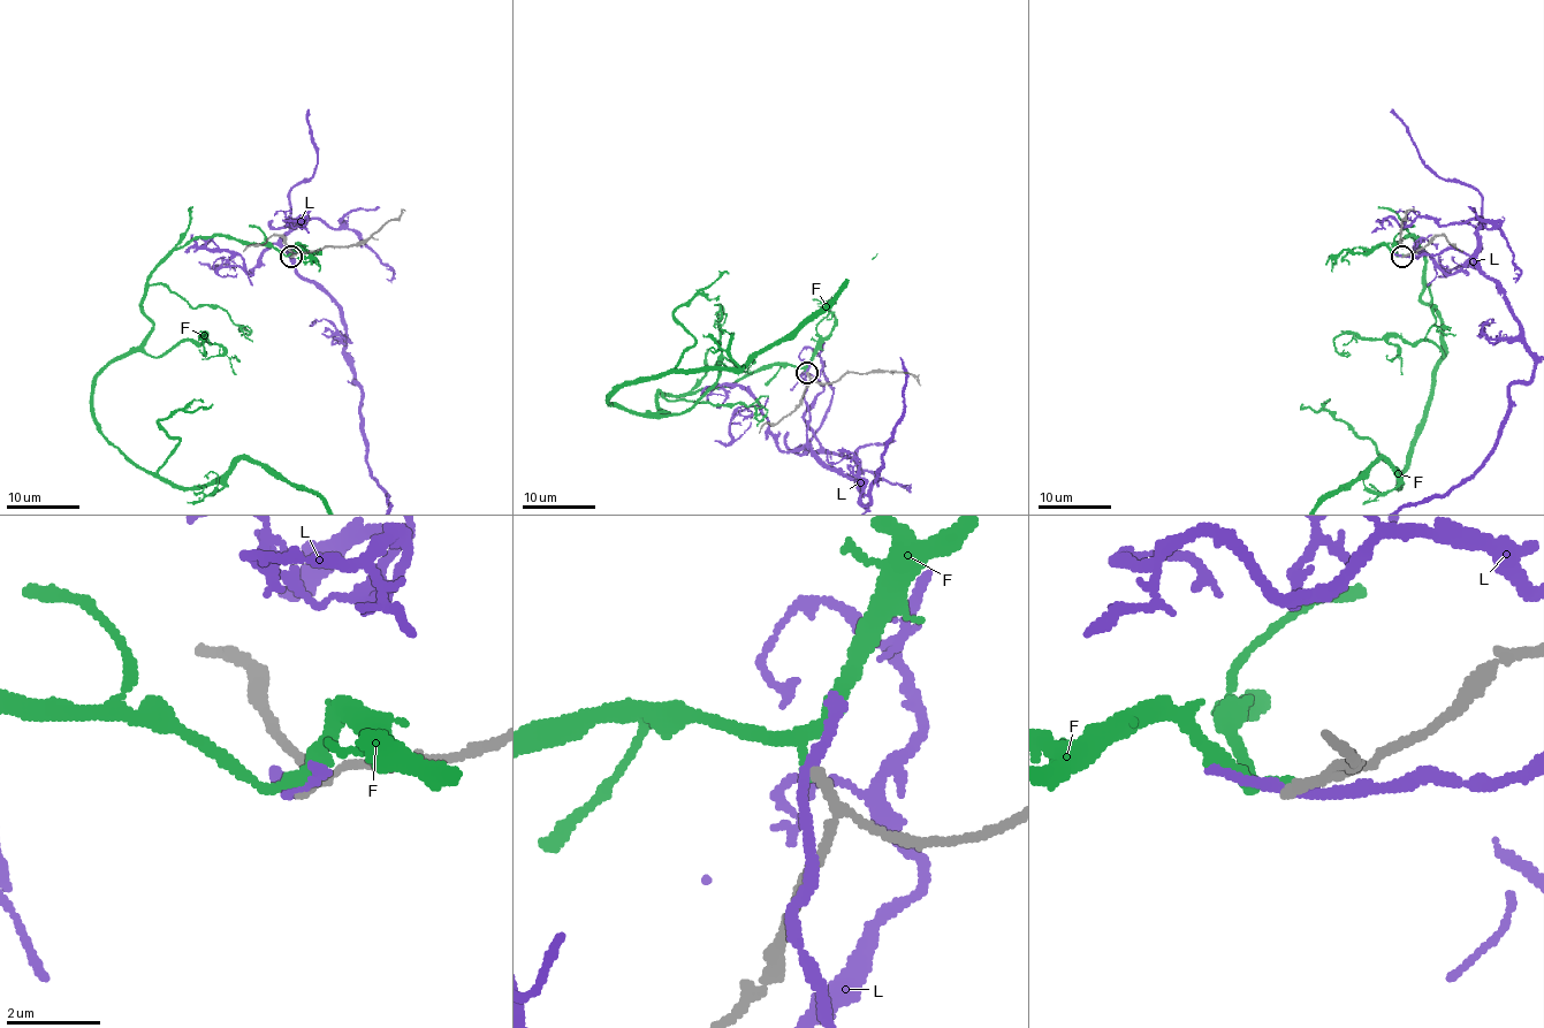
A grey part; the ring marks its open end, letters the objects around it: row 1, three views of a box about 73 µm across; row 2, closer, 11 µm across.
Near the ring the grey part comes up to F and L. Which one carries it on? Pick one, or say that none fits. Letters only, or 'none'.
none

